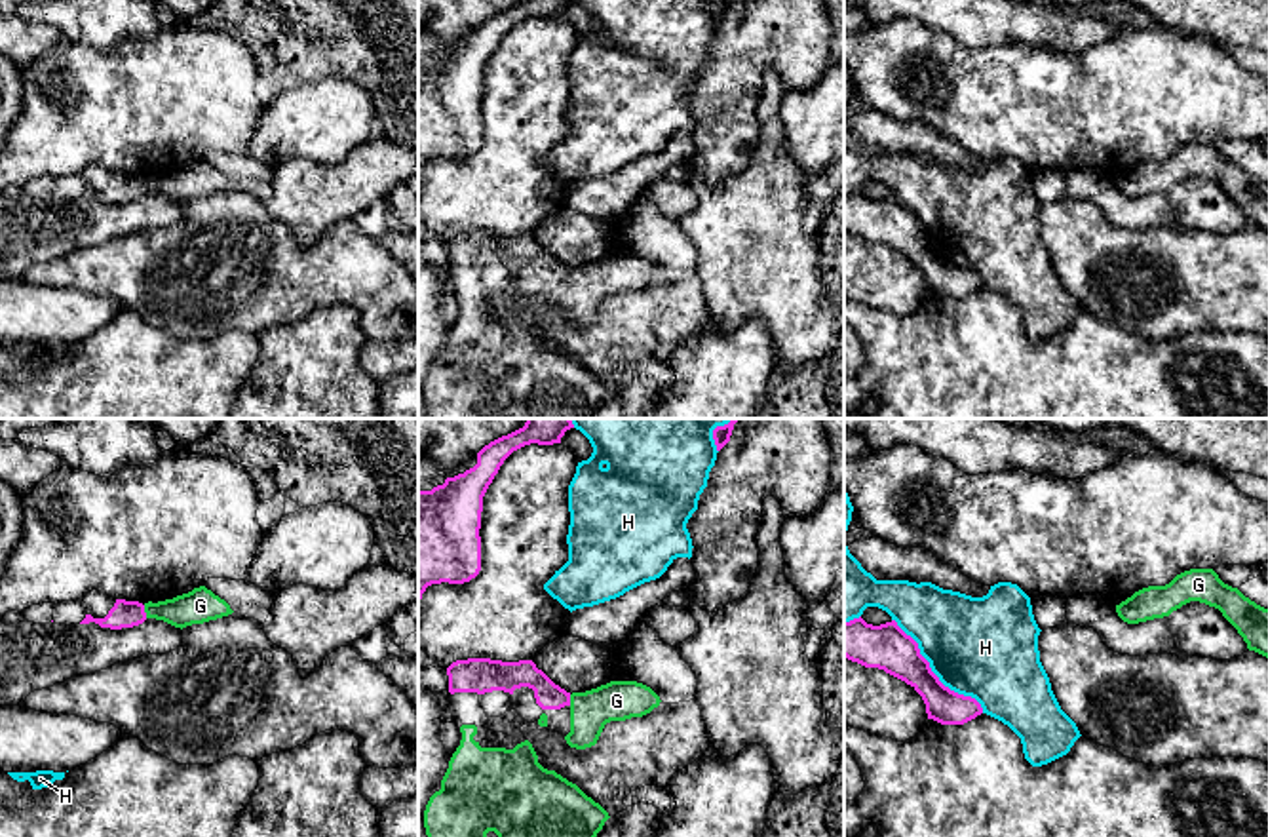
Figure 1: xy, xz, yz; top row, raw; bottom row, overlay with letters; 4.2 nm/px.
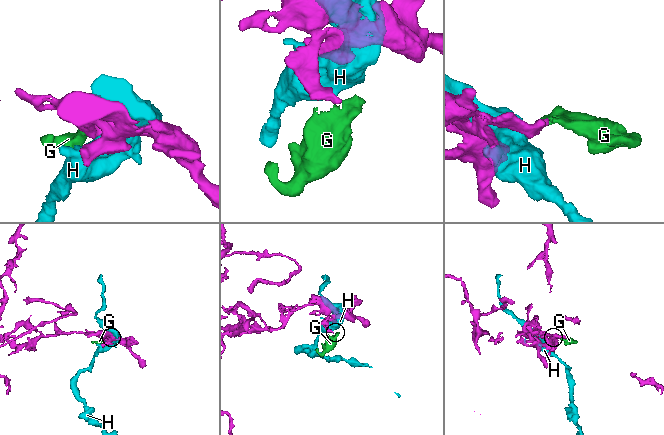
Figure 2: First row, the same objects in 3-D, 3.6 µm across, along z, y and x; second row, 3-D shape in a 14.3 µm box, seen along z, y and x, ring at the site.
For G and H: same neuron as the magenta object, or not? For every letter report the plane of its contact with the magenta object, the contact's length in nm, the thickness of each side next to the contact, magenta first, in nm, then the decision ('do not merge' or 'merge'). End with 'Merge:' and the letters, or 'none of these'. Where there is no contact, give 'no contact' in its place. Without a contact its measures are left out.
G: xy | 60 nm | 110/150 nm | merge
H: yz | 550 nm | 190/440 nm | do not merge
Merge: G

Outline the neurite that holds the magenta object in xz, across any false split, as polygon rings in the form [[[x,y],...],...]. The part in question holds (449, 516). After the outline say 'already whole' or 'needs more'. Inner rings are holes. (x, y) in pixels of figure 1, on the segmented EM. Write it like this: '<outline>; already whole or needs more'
[[[527,418],[523,428],[490,441],[454,470],[437,470],[430,458],[418,457],[418,613],[428,586],[464,584],[479,574],[483,496],[504,460],[530,443],[561,443],[570,428],[574,428],[570,418]]]; needs more

